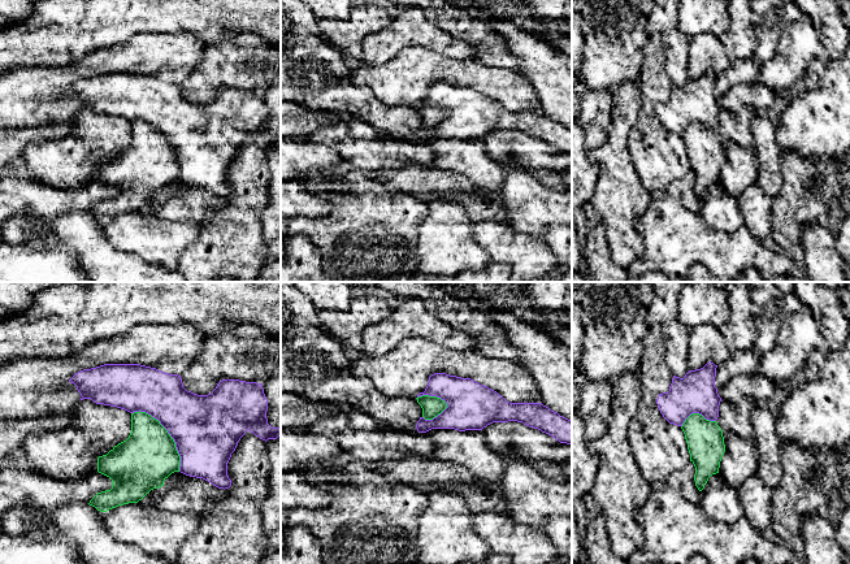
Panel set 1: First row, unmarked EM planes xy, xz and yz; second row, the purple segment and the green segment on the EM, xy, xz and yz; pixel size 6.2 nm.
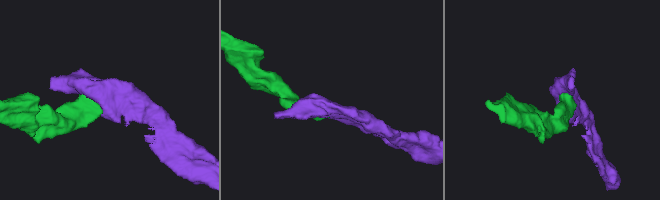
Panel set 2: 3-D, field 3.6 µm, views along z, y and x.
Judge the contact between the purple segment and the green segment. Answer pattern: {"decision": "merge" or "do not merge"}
{"decision": "do not merge"}

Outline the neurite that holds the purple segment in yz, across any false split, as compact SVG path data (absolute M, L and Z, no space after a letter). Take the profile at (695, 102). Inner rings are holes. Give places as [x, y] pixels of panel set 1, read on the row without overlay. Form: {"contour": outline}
{"contour": "M710 70L701 78L689 79L684 87L673 84L669 100L656 108L660 122L669 133L682 135L691 122L717 129L721 107L715 96L716 77Z"}

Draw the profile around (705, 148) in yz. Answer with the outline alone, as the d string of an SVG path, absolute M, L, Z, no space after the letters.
M745 105L738 112L720 110L716 130L706 129L699 122L691 122L681 138L685 143L690 170L695 175L694 190L699 200L708 187L719 182L720 170L725 161L724 142L733 142L753 148L753 120L762 114L755 107Z

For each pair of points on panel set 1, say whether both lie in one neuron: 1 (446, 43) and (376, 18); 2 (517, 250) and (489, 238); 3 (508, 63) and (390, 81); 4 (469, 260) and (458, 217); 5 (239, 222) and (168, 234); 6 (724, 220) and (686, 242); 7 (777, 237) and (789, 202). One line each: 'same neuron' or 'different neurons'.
1: different neurons
2: same neuron
3: different neurons
4: same neuron
5: different neurons
6: different neurons
7: same neuron

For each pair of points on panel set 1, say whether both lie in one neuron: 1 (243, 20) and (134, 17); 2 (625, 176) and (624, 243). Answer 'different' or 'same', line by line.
1: same
2: same

